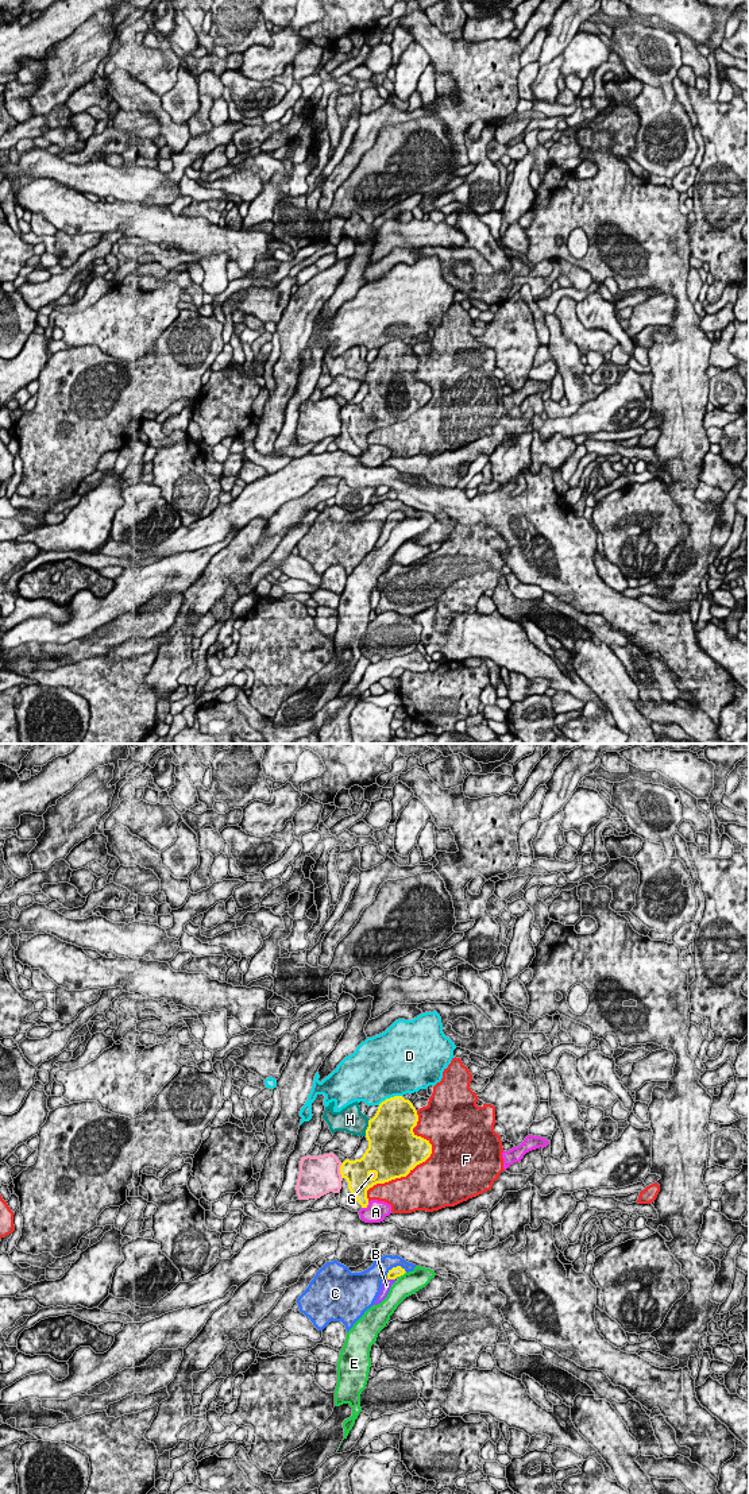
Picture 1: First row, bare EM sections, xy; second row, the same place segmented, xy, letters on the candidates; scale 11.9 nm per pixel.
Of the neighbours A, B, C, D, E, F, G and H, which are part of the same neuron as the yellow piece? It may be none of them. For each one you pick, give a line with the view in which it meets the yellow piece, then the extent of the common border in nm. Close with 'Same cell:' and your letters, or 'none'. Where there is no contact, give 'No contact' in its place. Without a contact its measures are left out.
B: Touches yellow in xy. Shared border 100 nm
Same cell: B

